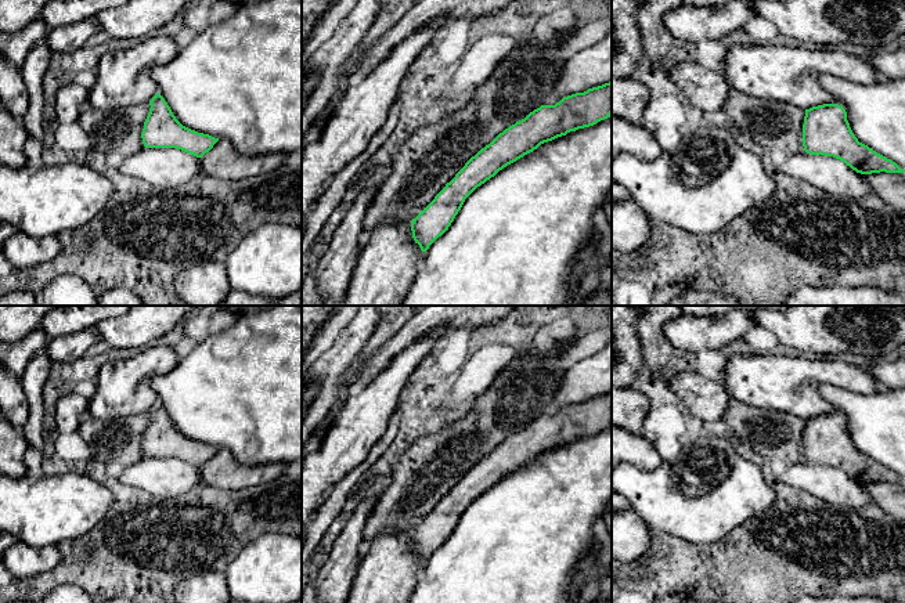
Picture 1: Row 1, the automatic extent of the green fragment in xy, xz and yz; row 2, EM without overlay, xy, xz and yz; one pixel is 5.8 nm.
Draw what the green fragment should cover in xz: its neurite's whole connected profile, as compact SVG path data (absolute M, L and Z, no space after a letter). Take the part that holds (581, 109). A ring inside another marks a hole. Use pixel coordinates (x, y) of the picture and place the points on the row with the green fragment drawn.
M560 32L548 40L534 37L516 44L491 76L475 87L464 108L435 123L426 123L400 147L390 177L381 185L367 210L361 249L371 231L383 220L411 220L412 238L426 253L448 230L465 199L500 170L544 142L610 118L612 82L563 97L555 105L544 104L562 68L552 66L542 53L545 48L559 48L563 41L565 35Z

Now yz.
M731 89L722 105L722 111L732 119L732 124L749 131L753 140L772 151L779 158L807 152L811 155L833 156L861 174L872 173L904 173L895 162L877 154L858 141L847 120L845 109L839 104L823 104L803 109L787 102L750 97Z

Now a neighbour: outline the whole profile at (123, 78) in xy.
M158 33L129 48L112 47L98 62L87 104L95 109L120 109L149 102L159 93L151 69L170 62L179 51L173 37Z

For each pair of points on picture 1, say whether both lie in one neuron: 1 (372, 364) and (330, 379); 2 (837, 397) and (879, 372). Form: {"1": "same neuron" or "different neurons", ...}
{"1": "different neurons", "2": "different neurons"}

